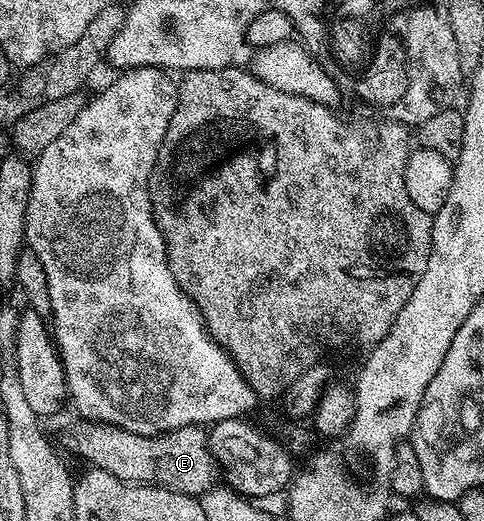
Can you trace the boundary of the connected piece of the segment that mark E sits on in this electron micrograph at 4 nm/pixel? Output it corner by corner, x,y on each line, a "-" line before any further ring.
74,419
62,429
62,445
70,453
79,453
87,466
108,471
116,479
132,485
155,485
168,491
198,497
215,488
220,470
206,442
207,430
197,425
180,427
158,437
136,435
115,425
101,425
99,421

